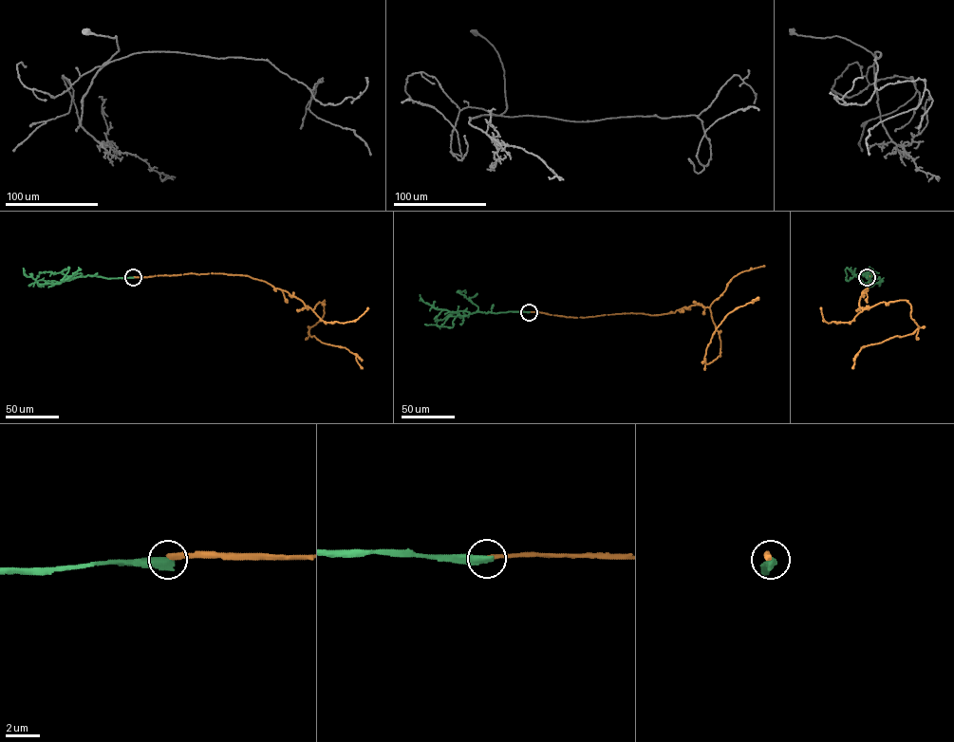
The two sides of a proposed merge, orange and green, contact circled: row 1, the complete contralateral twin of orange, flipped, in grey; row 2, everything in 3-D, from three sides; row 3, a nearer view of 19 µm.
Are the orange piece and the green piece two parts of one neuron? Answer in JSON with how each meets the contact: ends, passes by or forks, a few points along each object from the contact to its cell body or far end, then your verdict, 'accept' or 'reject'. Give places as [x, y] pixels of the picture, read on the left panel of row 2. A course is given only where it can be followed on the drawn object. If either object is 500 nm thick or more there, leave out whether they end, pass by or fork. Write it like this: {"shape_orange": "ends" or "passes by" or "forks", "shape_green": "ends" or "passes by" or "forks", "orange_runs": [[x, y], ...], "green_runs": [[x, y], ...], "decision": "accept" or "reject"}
{"orange_runs": [[133, 277], [247, 275], [286, 291], [312, 309], [324, 300], [323, 317], [308, 333], [355, 354], [363, 368]], "green_runs": [[133, 277], [106, 278], [86, 275], [60, 283], [39, 284], [25, 274], [23, 268]], "decision": "reject"}

